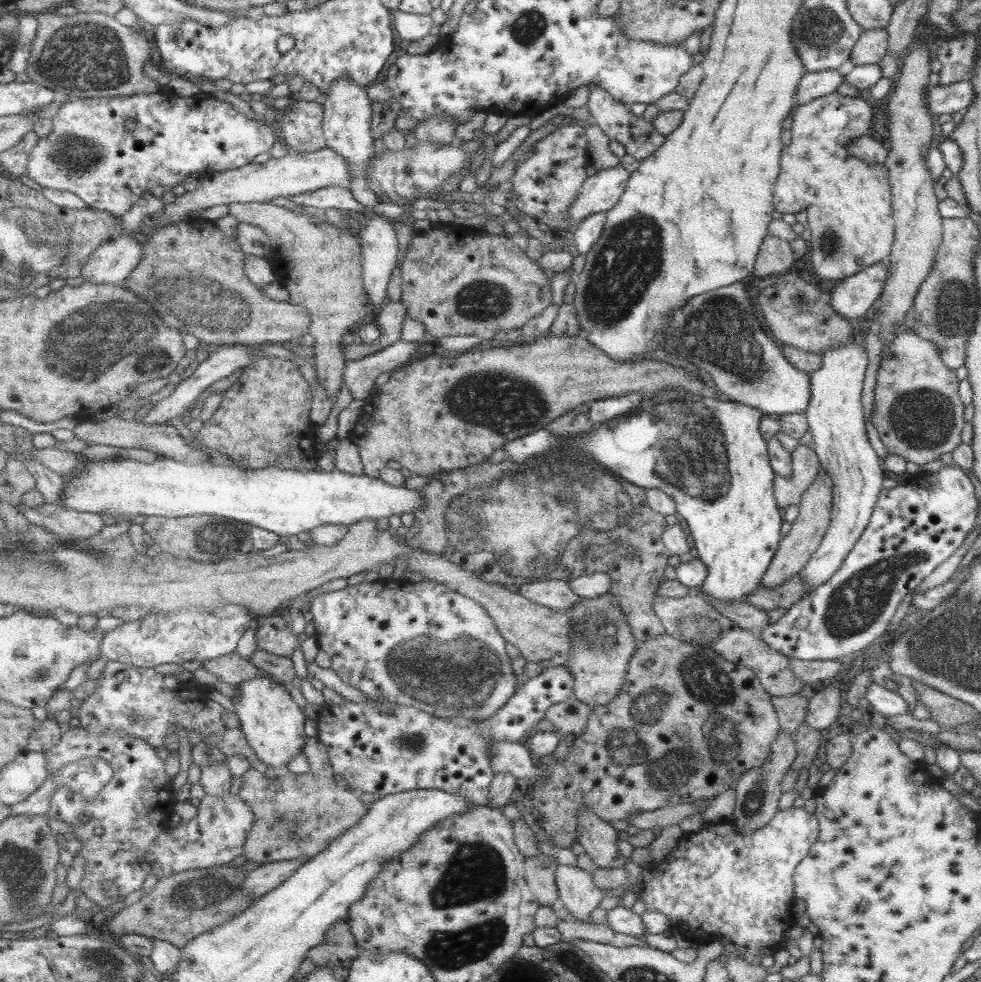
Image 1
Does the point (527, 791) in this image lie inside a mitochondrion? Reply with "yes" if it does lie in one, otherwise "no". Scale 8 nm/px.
no

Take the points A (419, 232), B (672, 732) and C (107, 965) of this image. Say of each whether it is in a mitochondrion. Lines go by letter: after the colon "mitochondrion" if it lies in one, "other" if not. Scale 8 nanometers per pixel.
A: other
B: mitochondrion
C: mitochondrion

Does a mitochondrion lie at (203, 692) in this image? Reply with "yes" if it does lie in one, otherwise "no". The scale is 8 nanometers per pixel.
no

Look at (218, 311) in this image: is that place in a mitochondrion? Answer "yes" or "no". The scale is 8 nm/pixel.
yes

